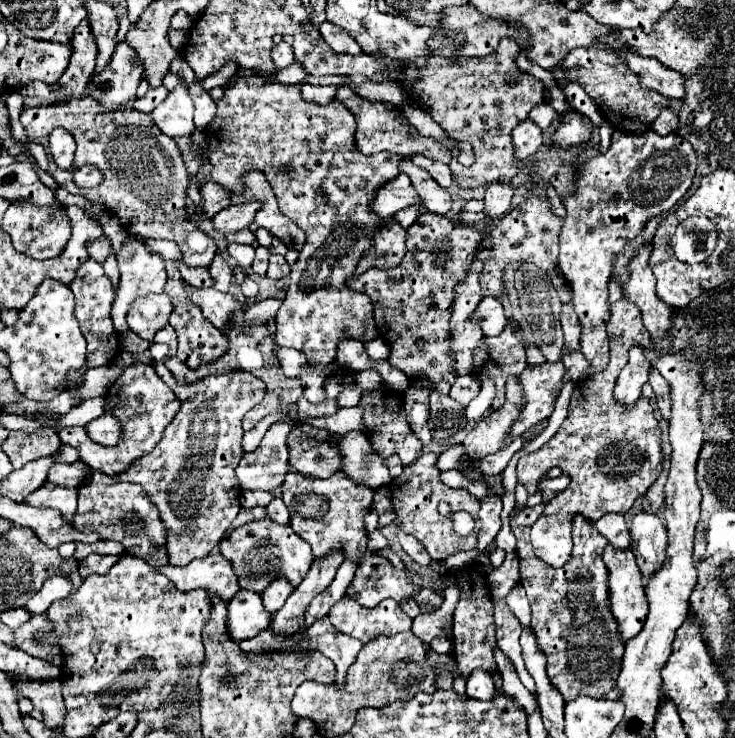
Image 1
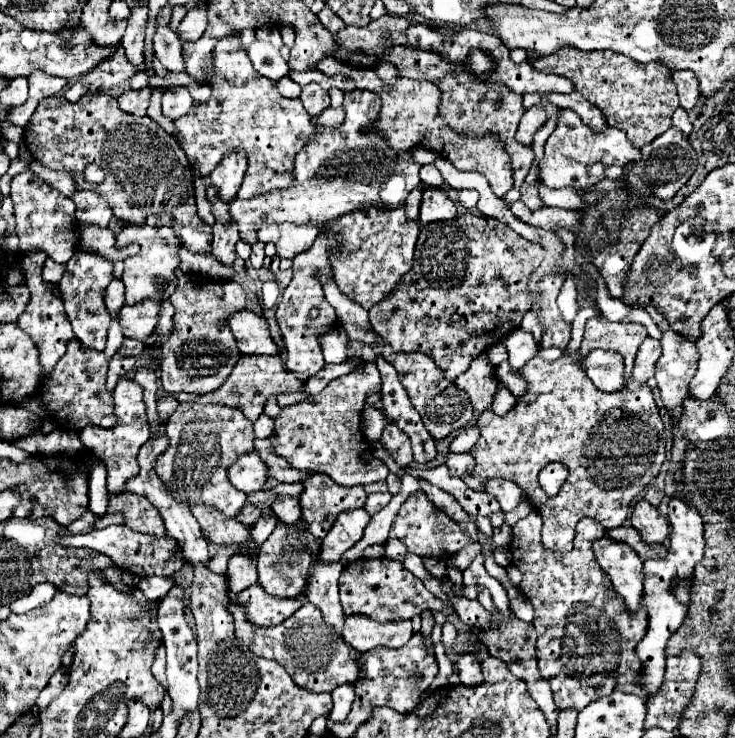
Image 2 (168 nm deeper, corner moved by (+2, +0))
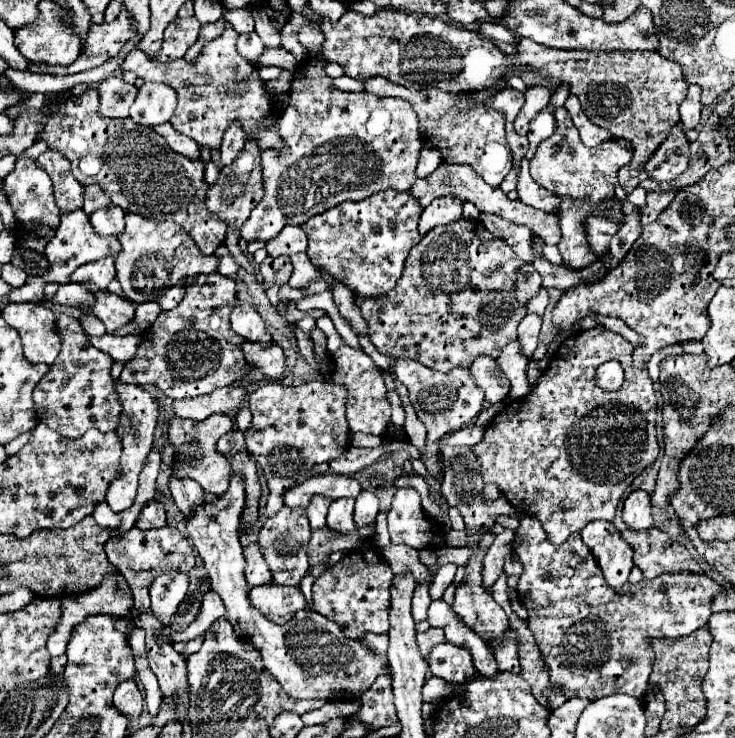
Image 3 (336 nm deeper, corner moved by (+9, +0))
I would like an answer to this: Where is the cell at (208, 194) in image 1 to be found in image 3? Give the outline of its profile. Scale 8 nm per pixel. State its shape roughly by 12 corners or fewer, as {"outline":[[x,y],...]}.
{"outline":[[232,124],[220,146],[220,164],[230,166],[242,152],[246,136]]}

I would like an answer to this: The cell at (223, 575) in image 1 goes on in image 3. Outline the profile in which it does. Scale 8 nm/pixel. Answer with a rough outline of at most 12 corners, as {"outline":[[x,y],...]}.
{"outline":[[258,542],[244,546],[248,586],[270,582],[270,568]]}

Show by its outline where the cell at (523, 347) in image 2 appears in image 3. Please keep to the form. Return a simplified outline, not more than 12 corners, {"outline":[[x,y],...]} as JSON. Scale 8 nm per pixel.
{"outline":[[528,314],[518,326],[520,352],[532,358],[542,318]]}

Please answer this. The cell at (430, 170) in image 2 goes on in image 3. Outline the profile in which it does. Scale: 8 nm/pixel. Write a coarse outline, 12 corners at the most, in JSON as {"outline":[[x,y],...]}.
{"outline":[[422,146],[418,178],[428,178],[442,162],[438,148]]}

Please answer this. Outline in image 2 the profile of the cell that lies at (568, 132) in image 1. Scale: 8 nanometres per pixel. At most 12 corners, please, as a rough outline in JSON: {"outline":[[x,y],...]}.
{"outline":[[561,110],[539,176],[591,188],[607,166],[641,160],[621,130],[597,134]]}

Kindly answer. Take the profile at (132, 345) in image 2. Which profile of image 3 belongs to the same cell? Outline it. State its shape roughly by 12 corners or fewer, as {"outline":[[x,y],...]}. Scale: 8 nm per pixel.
{"outline":[[104,334],[90,344],[126,364],[138,350],[138,336]]}

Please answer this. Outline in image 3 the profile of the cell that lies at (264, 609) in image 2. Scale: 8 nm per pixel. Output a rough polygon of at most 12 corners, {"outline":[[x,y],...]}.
{"outline":[[256,586],[248,600],[274,624],[308,606],[296,586]]}

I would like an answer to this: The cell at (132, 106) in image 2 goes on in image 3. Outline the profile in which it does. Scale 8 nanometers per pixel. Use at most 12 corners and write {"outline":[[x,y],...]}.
{"outline":[[118,76],[102,80],[100,114],[128,118],[138,94]]}

